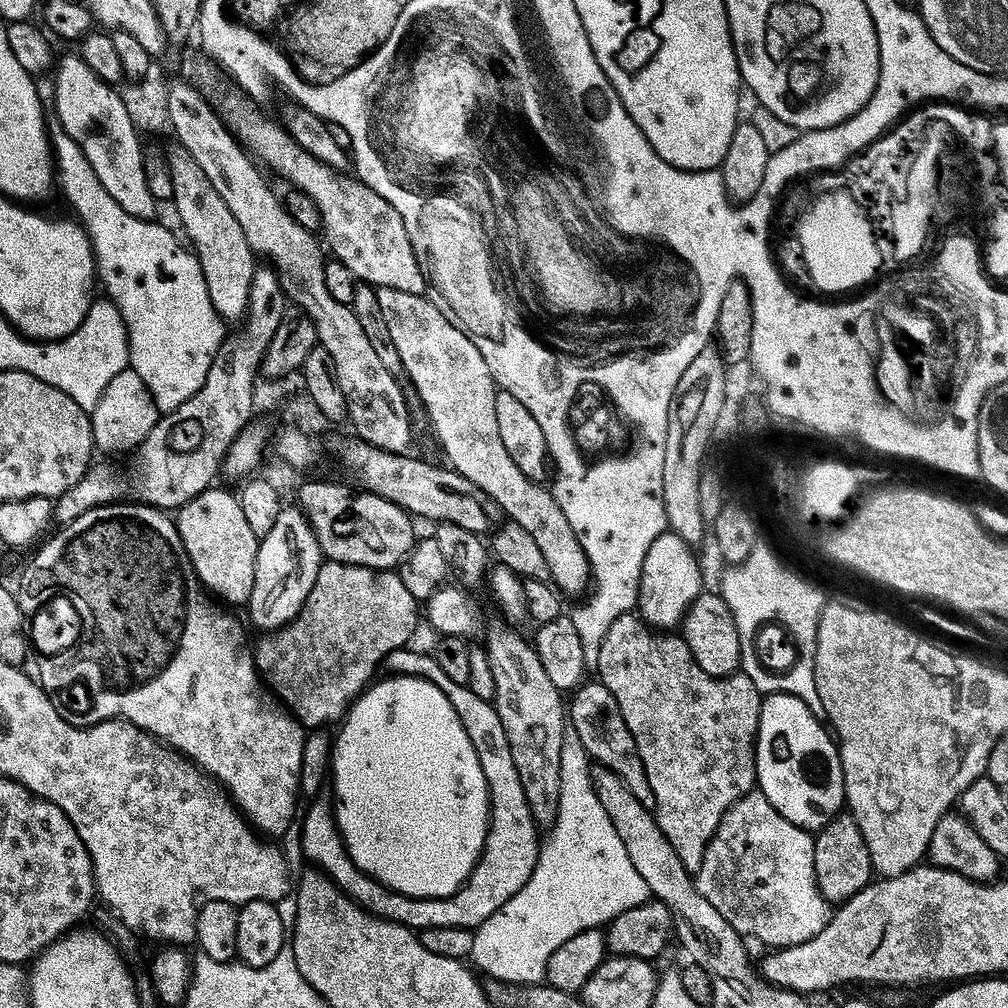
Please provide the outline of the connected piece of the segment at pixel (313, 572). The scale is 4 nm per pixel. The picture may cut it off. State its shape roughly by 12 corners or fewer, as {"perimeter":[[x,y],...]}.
{"perimeter":[[281,507],[260,540],[246,605],[260,632],[291,623],[307,602],[317,551],[297,507]]}

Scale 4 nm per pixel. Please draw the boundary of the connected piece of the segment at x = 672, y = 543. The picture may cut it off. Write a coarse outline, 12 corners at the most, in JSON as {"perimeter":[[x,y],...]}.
{"perimeter":[[671,530],[646,550],[638,615],[672,630],[701,595],[700,568]]}

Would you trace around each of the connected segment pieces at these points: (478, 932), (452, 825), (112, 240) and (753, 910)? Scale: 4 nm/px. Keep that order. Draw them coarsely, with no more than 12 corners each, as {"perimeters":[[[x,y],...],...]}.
{"perimeters":[[[564,733],[558,812],[526,886],[474,930],[485,977],[650,899]],[[385,675],[335,733],[353,865],[453,896],[490,797],[450,698]],[[63,130],[50,143],[59,187],[95,256],[164,280],[200,259],[170,229],[126,214]],[[753,790],[694,873],[739,936],[769,949],[826,926],[814,836]]]}

